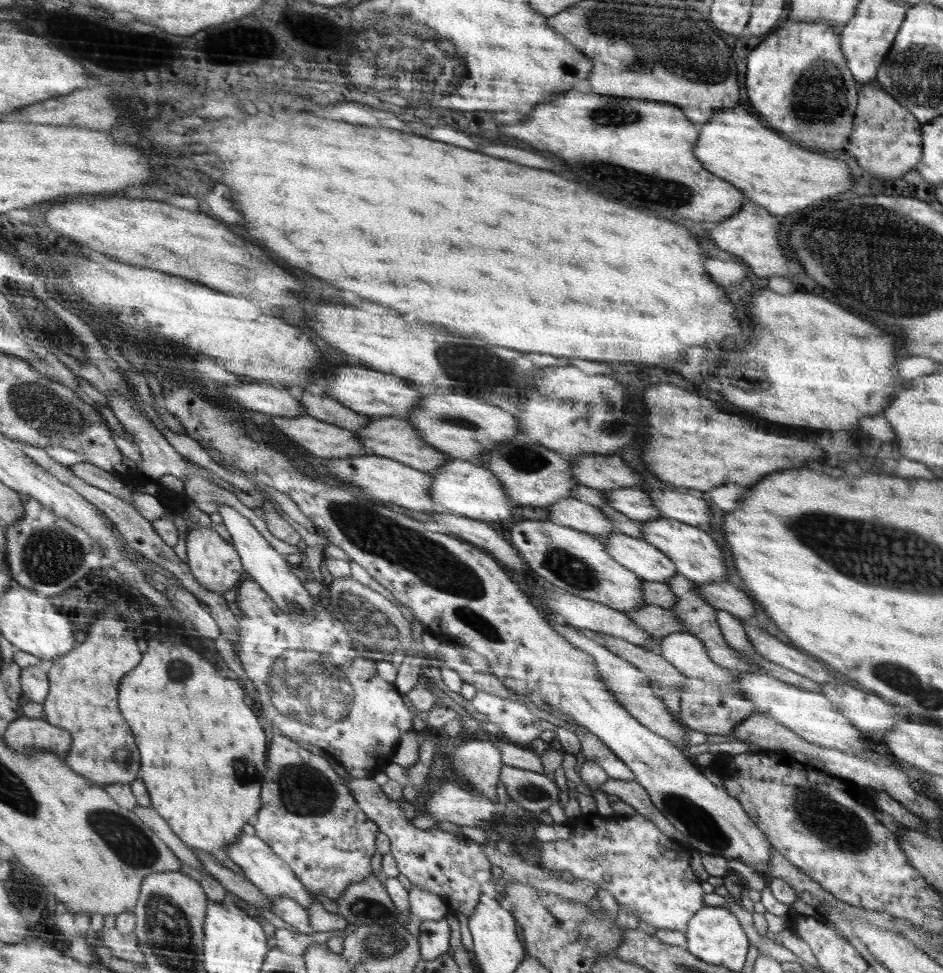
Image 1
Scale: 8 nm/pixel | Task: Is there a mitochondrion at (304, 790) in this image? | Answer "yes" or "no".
yes

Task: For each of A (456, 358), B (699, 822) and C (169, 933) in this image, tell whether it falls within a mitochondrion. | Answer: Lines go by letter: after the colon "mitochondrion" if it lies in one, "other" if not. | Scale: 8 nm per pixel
A: mitochondrion
B: mitochondrion
C: mitochondrion

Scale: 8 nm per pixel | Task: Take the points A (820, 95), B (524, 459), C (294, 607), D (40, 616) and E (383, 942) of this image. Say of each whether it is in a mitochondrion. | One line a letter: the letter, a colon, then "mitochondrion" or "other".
A: mitochondrion
B: mitochondrion
C: mitochondrion
D: other
E: mitochondrion

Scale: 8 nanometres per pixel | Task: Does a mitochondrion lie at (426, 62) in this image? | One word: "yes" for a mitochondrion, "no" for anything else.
yes

